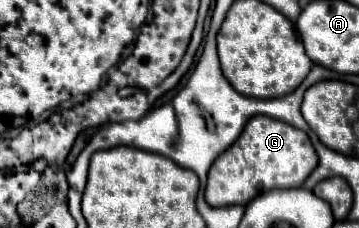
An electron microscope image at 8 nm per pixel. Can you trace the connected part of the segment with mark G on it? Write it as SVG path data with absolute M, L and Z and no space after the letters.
M255 115L241 137L217 157L209 171L205 199L211 207L247 205L253 197L271 189L301 187L309 173L317 167L317 153L305 131L293 129L285 121L267 115Z

